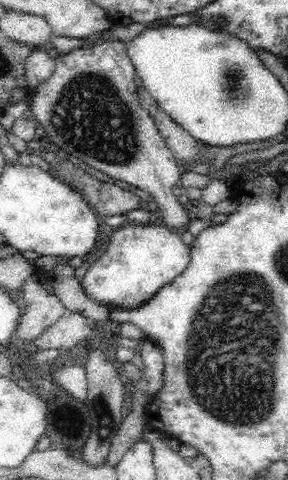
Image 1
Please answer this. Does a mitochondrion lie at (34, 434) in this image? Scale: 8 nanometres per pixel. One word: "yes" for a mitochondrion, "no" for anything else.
no

